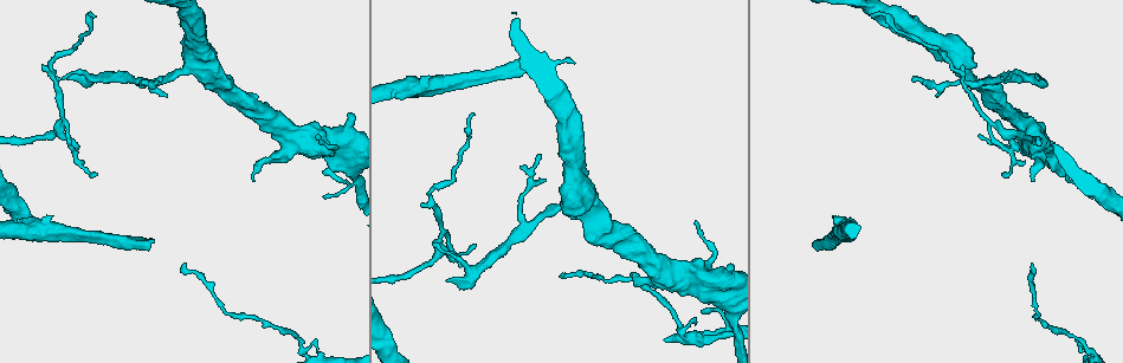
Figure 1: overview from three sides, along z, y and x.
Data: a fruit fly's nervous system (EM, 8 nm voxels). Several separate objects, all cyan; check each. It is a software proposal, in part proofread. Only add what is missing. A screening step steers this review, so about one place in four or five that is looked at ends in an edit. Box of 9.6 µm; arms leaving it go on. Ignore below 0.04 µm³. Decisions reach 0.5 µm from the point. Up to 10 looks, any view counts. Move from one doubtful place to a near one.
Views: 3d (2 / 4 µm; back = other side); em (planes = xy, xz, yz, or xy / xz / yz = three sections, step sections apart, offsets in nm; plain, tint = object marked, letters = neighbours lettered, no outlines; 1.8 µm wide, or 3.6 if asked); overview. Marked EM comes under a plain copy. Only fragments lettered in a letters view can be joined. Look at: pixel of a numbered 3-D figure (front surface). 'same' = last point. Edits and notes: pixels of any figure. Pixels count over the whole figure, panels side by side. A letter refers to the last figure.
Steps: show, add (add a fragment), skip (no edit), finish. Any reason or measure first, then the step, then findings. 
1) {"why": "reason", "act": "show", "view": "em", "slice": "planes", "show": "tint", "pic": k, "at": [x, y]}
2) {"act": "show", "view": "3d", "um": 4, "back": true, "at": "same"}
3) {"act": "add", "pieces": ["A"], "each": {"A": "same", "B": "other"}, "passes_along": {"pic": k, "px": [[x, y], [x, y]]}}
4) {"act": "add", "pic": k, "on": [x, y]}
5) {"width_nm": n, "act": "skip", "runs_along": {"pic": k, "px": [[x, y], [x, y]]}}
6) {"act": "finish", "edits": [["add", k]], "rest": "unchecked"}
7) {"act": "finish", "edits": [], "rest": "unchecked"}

{"act": "show", "view": "em", "slice": "xz", "step": 16, "show": "letters", "pic": 1, "at": [152, 240]}

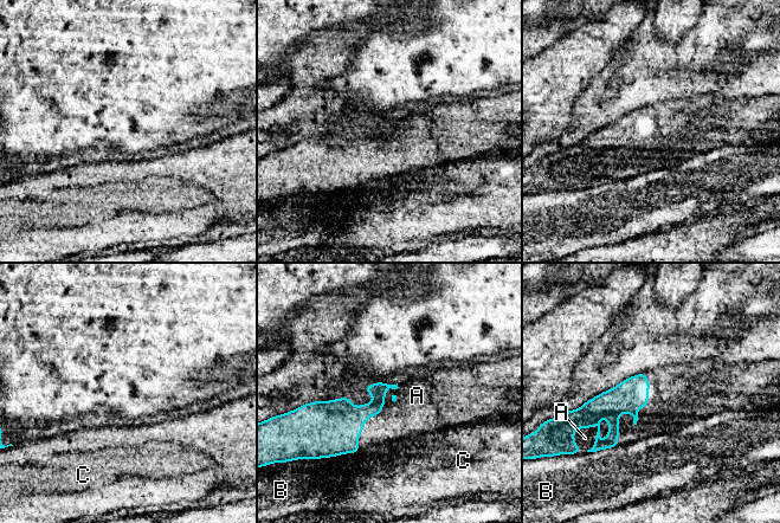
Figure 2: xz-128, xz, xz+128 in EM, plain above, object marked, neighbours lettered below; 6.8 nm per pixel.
{"act": "add", "pieces": ["A"], "each": {"A": "same", "B": "other", "C": "other"}, "passes_along": {"pic": 2, "px": [[627, 396], [637, 420], [665, 402]]}, "found": "the neuron continues"}

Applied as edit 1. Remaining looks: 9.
{"act": "show", "view": "overview"}

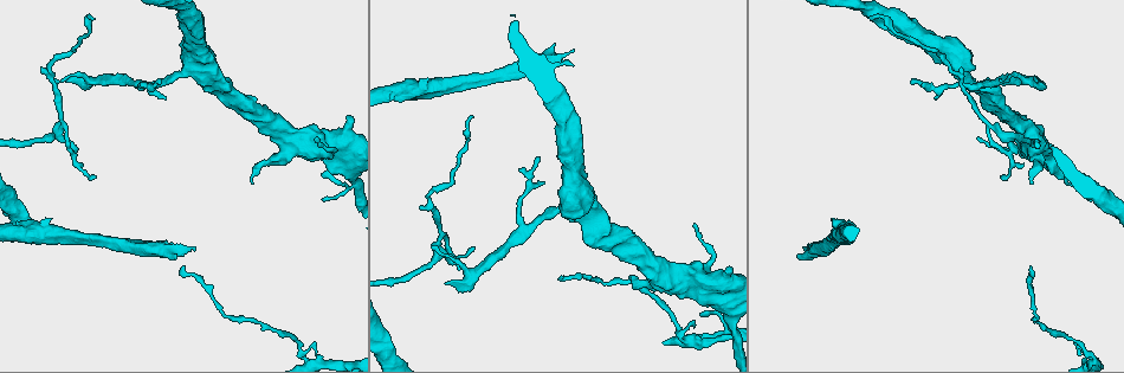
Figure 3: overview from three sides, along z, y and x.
{"why": "thick turns thin", "act": "show", "view": "em", "slice": "planes", "show": "letters", "pic": 3, "at": [425, 89]}

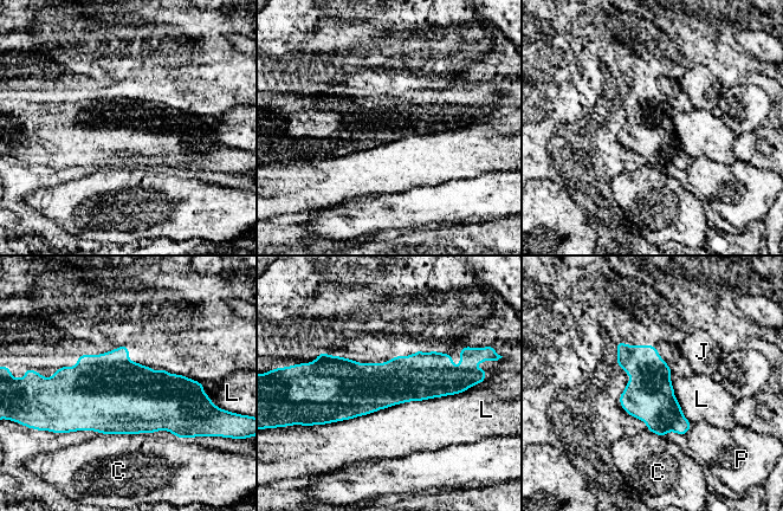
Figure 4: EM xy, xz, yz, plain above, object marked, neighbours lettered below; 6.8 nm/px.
{"width_nm": 340, "act": "skip", "each": {"C": "other", "J": "other", "L": "other", "P": "other"}, "border": {"pic": 4, "px": [[471, 386], [316, 425]]}, "found": "no lettered fragment goes on from it"}

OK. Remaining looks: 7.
{"why": "free end", "act": "show", "view": "3d", "um": 4, "pic": 3, "at": [69, 79]}

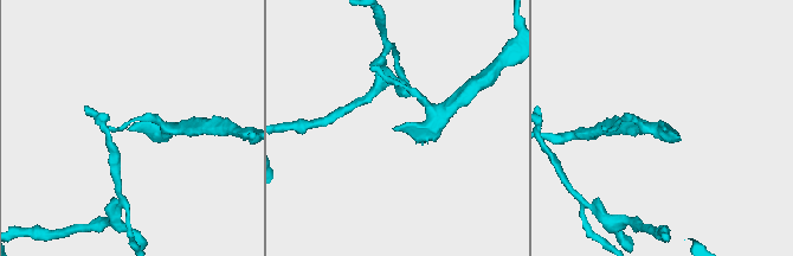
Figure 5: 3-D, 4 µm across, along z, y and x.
{"act": "show", "view": "em", "slice": "planes", "show": "letters", "pic": 5, "at": [127, 129]}

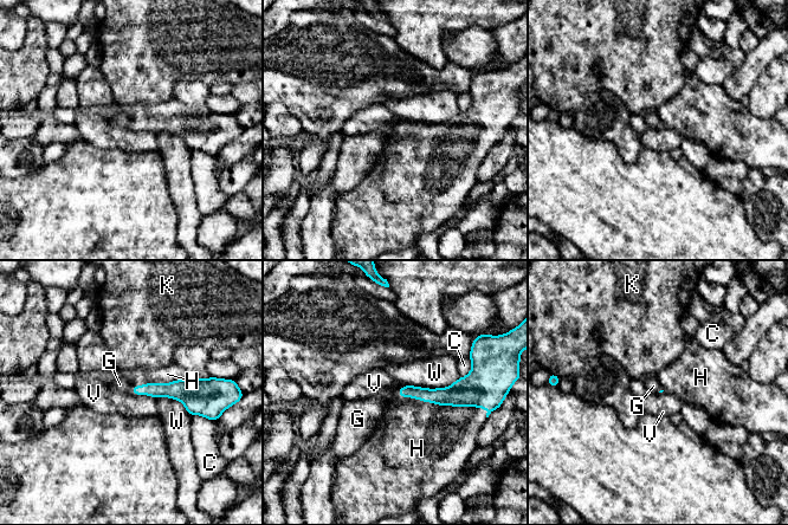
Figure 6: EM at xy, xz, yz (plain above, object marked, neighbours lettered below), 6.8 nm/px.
{"act": "add", "pieces": ["H"], "each": {"C": "other", "G": "other", "H": "same", "K": "other", "V": "other", "W": "other"}, "passes_along": {"pic": 6, "px": [[204, 396], [170, 382], [167, 374]]}, "found": "the neuron continues"}

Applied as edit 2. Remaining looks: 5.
{"why": "redraw", "act": "show", "view": "overview"}

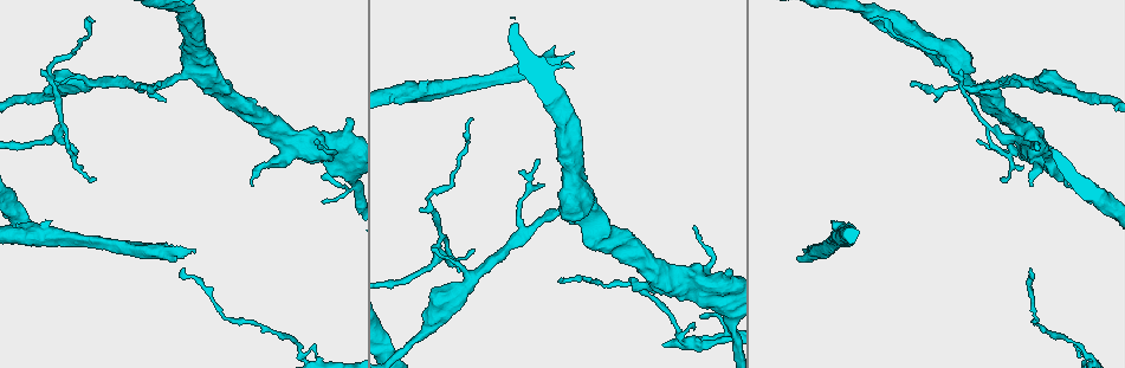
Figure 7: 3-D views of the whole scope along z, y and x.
{"why": "thick turns thin", "act": "show", "view": "em", "slice": "yz", "step": 4, "show": "tint", "pic": 7, "at": [1007, 141]}

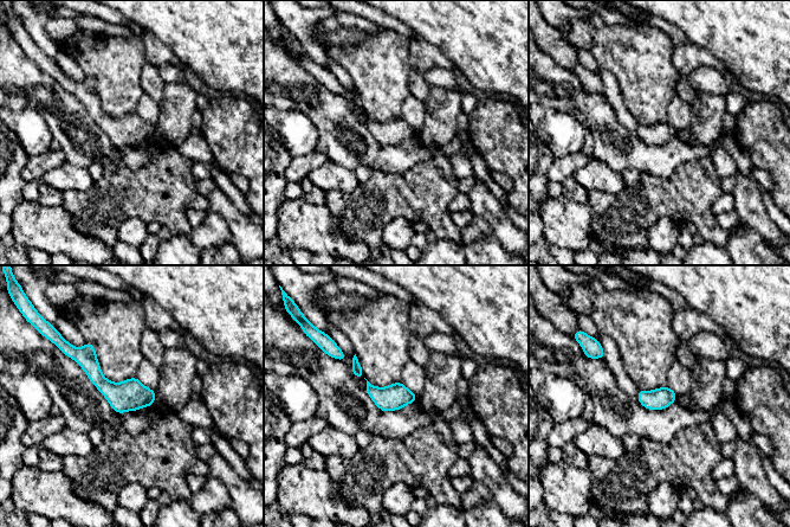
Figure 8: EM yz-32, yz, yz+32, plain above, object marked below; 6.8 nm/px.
{"why": "another direction", "act": "show", "view": "em", "slice": "planes", "show": "letters", "at": "same"}

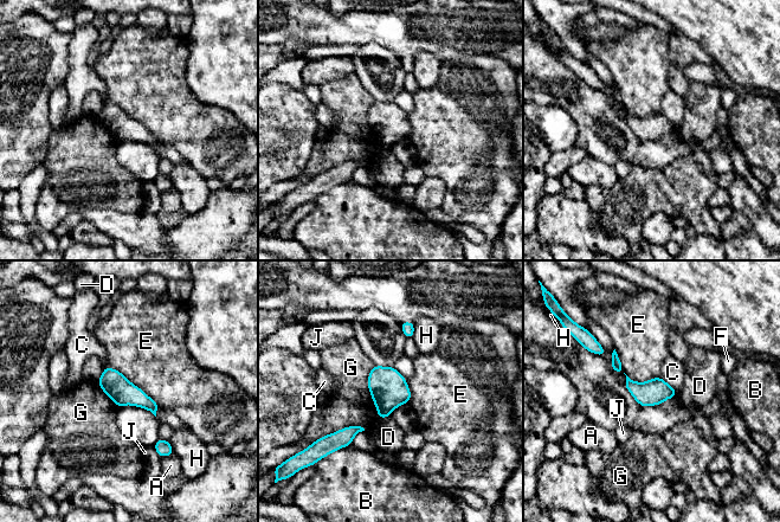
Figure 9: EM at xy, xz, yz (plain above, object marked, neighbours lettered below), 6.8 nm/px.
{"longest_contact_nm": ["E", 360], "act": "skip", "each": {"A": "other", "B": "other", "C": "other", "D": "other", "E": "other", "F": "other", "G": "other", "H": "other", "J": "other"}, "runs_along": {"pic": 9, "px": [[614, 356], [639, 391], [672, 394]]}, "found": "no lettered fragment goes on from it"}

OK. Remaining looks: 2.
{"act": "finish", "edits": [["add", 2], ["add", 6]], "rest": "unchecked"}

